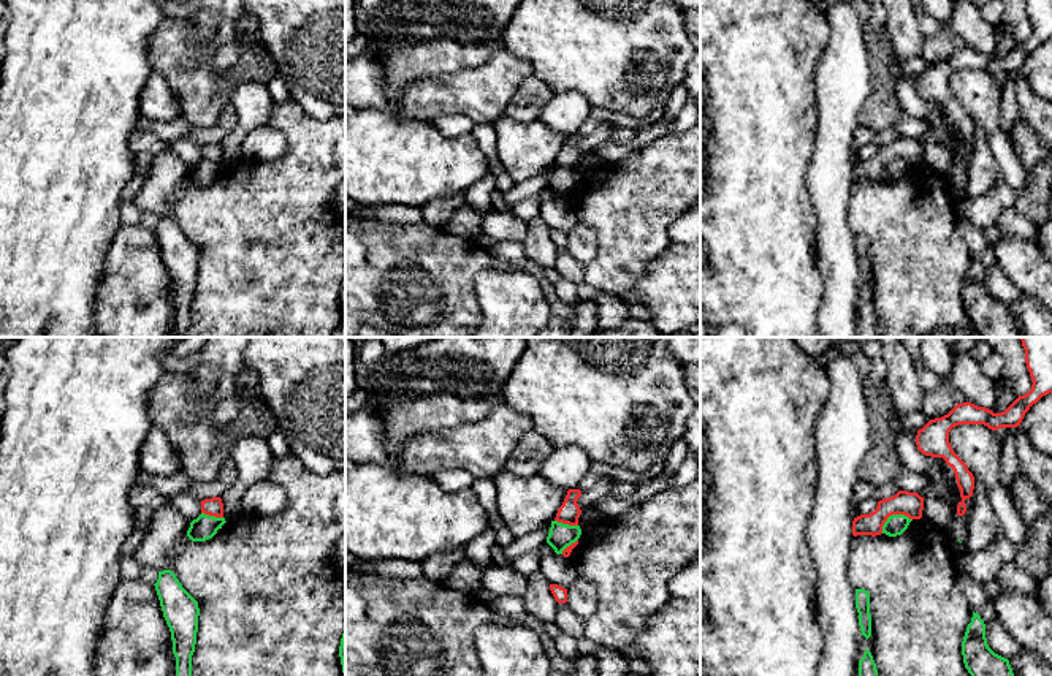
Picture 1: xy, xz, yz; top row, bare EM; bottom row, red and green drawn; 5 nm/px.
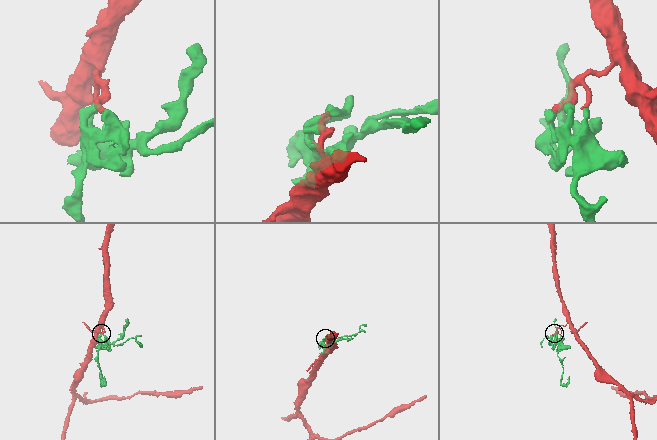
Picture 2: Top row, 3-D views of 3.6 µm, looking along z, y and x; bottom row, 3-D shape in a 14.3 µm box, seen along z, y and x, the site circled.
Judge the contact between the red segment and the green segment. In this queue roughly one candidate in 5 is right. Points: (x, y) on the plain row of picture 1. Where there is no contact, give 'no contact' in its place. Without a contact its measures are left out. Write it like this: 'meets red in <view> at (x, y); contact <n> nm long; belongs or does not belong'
meets red in yz at (892, 159); contact 180 nm long; does not belong

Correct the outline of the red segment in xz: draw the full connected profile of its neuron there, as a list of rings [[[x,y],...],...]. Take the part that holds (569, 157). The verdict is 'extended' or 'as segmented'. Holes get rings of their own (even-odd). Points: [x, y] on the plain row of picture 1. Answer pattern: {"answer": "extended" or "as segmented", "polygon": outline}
{"answer": "as segmented", "polygon": [[[569,135],[567,141],[559,152],[555,166],[569,169],[569,171],[578,171],[578,163],[580,163],[580,152],[577,149],[578,142],[581,141],[580,135]]]}

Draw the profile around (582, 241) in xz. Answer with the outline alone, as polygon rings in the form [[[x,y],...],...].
[[[578,222],[569,233],[567,233],[567,247],[566,250],[577,258],[580,263],[588,264],[591,263],[599,252],[599,242],[596,230],[585,223]]]

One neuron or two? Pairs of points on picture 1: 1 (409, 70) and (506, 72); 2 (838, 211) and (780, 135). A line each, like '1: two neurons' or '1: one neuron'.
1: two neurons
2: two neurons

